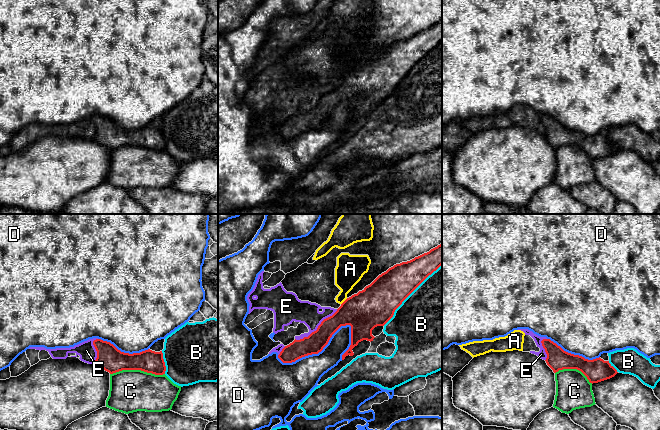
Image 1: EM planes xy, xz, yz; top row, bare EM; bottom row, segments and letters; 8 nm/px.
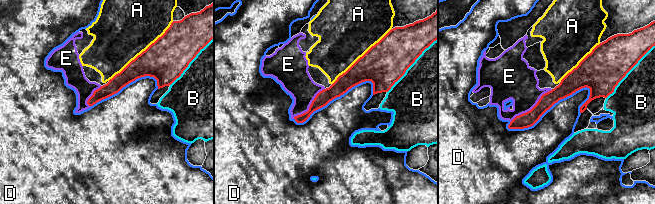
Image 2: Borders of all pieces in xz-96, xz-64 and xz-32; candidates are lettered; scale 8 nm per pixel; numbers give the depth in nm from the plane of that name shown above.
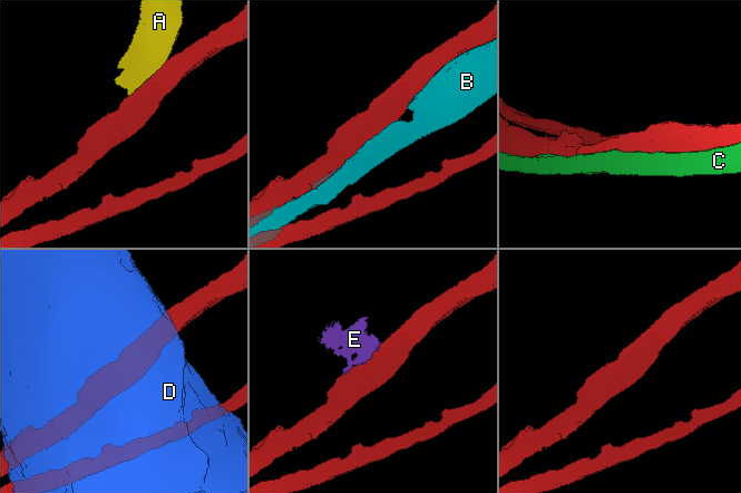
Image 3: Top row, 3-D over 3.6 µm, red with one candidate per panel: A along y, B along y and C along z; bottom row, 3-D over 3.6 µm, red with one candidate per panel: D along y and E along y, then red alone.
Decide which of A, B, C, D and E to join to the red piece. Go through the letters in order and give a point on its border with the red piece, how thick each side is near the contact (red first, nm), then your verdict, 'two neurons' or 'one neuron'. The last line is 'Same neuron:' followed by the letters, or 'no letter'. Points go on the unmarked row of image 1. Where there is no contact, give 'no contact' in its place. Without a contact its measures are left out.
A: meets red in xz at (344, 77); 320 nm thick on the red side, 220 nm on the other; two neurons
B: meets red in xz at (410, 69); 300 nm thick on the red side, 500 nm on the other; two neurons
C: meets red in xy at (137, 145); 200 nm thick on the red side, 340 nm on the other; two neurons
D: meets red in xz at (316, 129); 160 nm thick on the red side, 280 nm on the other; two neurons
E: meets red in xz at (317, 104); 160 nm thick on the red side, 190 nm on the other; two neurons
Same neuron: no letter

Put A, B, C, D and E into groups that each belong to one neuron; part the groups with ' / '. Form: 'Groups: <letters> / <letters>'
Groups: A E / B / C / D

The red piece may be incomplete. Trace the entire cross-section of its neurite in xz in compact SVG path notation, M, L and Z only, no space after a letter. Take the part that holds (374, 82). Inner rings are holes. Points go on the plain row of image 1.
M442 19L414 35L396 40L386 48L379 51L370 61L362 67L347 74L337 87L330 93L324 95L318 102L317 106L312 108L308 113L300 116L294 116L285 122L278 134L283 139L292 139L296 136L318 130L328 120L332 111L341 103L351 102L351 121L342 131L342 136L346 132L353 132L352 125L363 116L373 117L372 106L377 102L384 102L394 91L395 86L402 78L434 47L442 41Z

